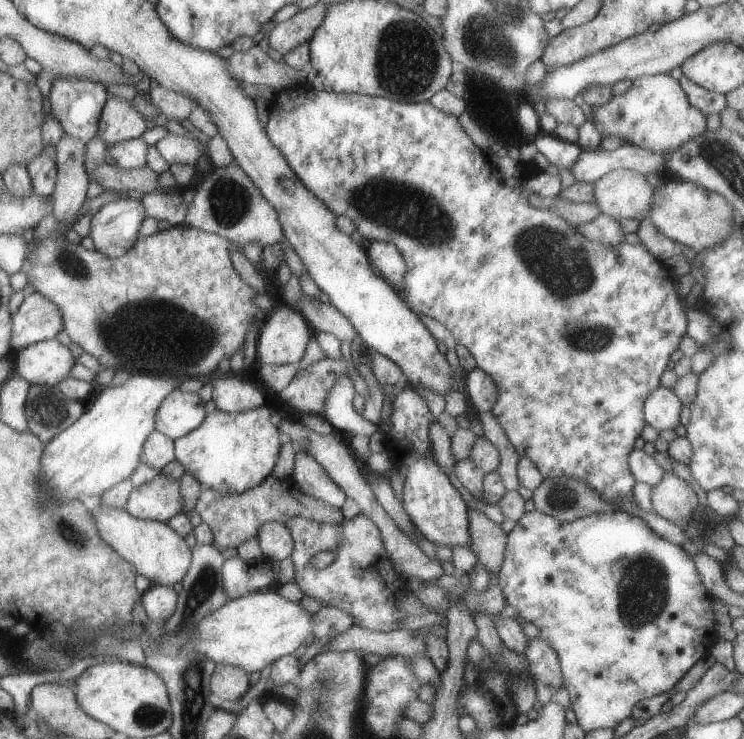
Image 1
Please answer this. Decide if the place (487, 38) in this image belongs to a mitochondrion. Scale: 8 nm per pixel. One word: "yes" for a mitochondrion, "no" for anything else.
yes

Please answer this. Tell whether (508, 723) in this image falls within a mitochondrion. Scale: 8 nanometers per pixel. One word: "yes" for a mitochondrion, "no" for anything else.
no

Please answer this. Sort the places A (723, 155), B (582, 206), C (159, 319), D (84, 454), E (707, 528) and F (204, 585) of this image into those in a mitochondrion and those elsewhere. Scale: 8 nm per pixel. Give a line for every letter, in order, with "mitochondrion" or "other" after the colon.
A: mitochondrion
B: other
C: mitochondrion
D: other
E: mitochondrion
F: mitochondrion

